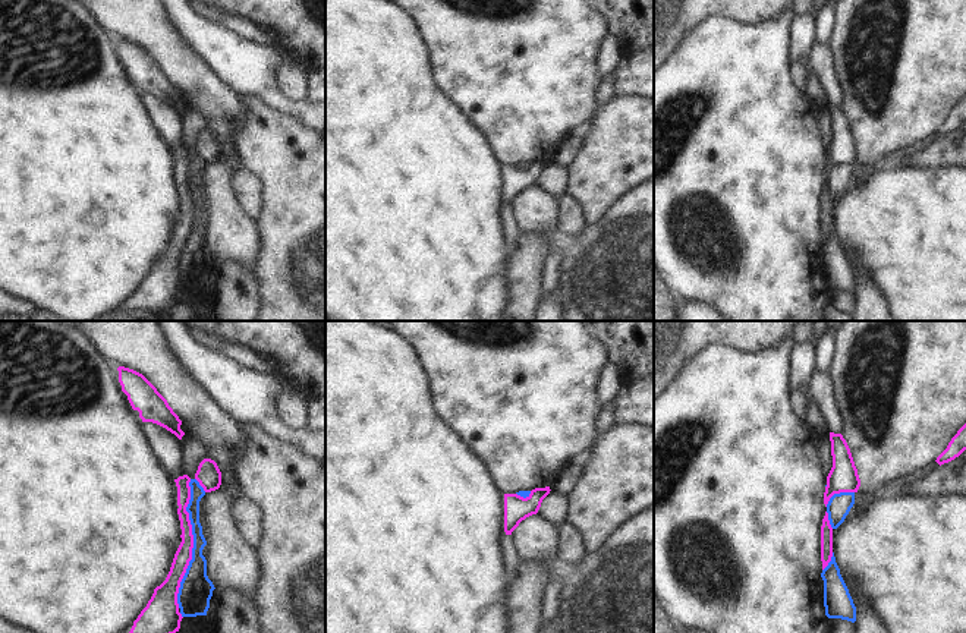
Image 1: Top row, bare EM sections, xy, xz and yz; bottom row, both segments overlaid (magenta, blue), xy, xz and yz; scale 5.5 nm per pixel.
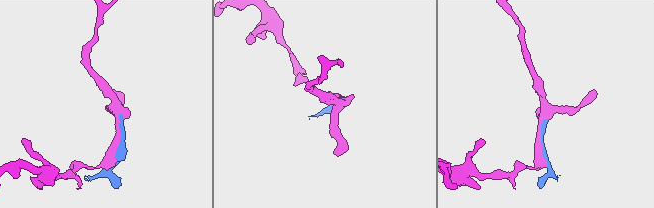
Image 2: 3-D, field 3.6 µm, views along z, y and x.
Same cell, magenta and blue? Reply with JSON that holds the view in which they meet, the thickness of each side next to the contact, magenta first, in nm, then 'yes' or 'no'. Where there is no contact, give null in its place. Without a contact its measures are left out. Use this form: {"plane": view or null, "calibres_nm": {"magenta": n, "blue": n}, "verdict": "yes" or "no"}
{"plane": "xy", "calibres_nm": {"magenta": 90, "blue": 180}, "verdict": "no"}

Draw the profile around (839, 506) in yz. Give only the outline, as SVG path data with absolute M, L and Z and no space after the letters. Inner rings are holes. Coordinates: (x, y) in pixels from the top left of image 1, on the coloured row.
M840 492L834 494L830 498L827 504L827 513L833 529L837 529L844 522L853 504L855 504L855 492Z

